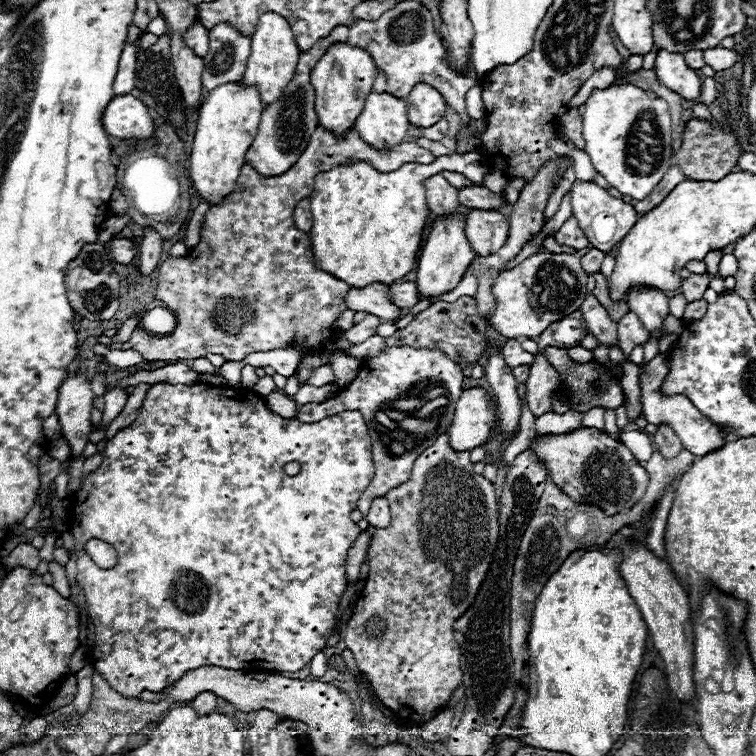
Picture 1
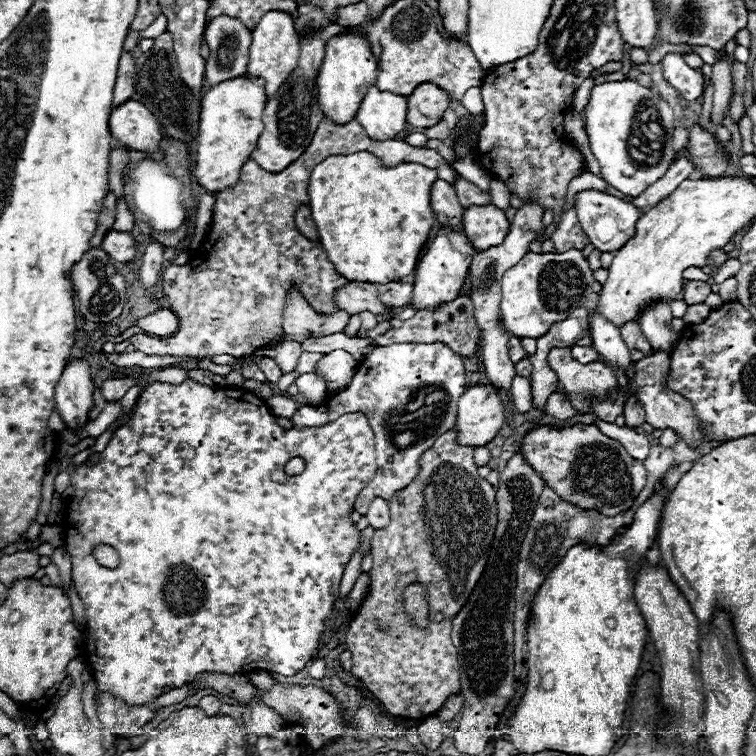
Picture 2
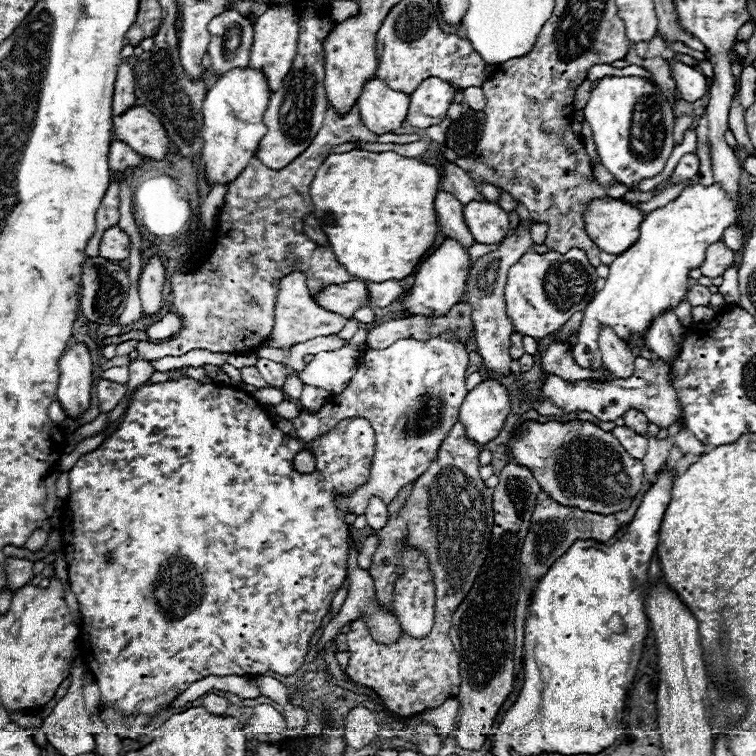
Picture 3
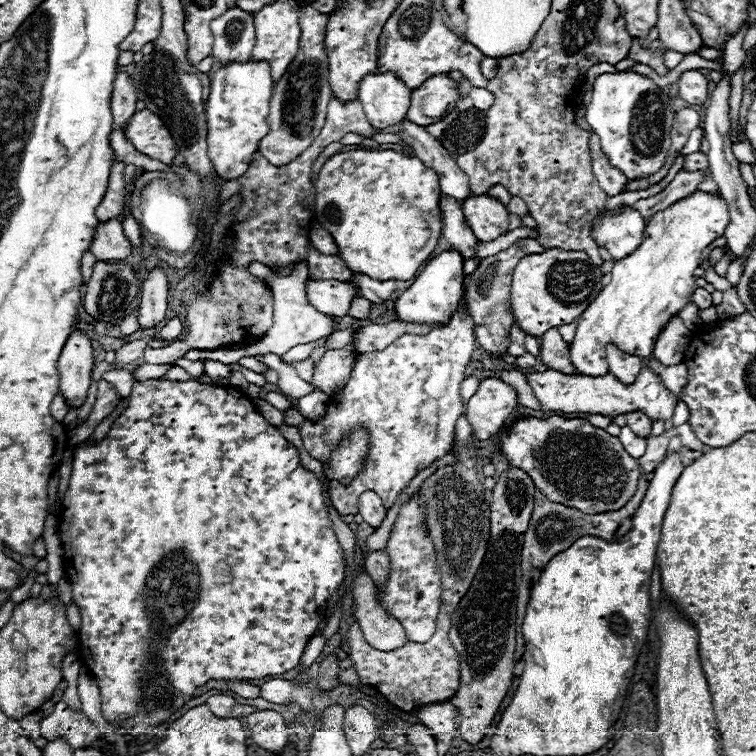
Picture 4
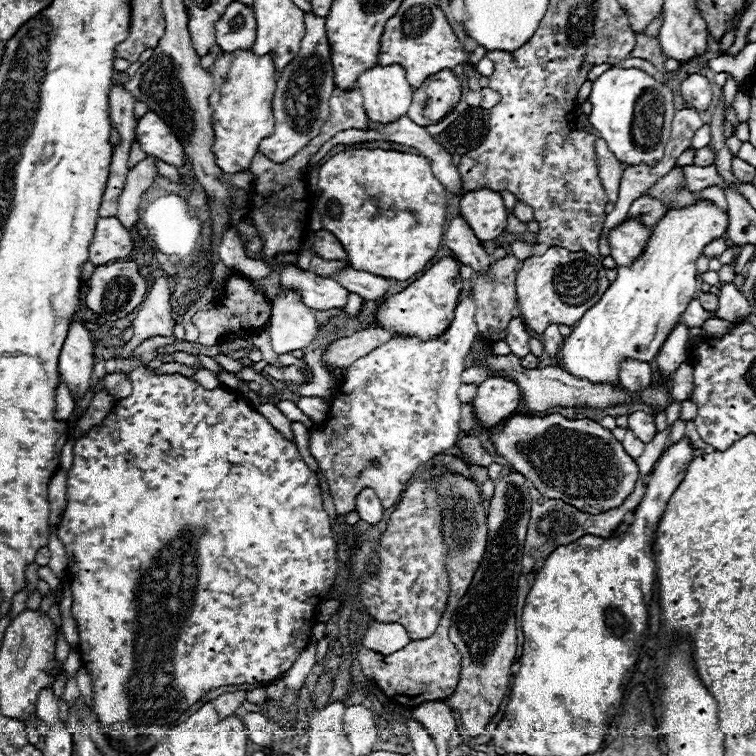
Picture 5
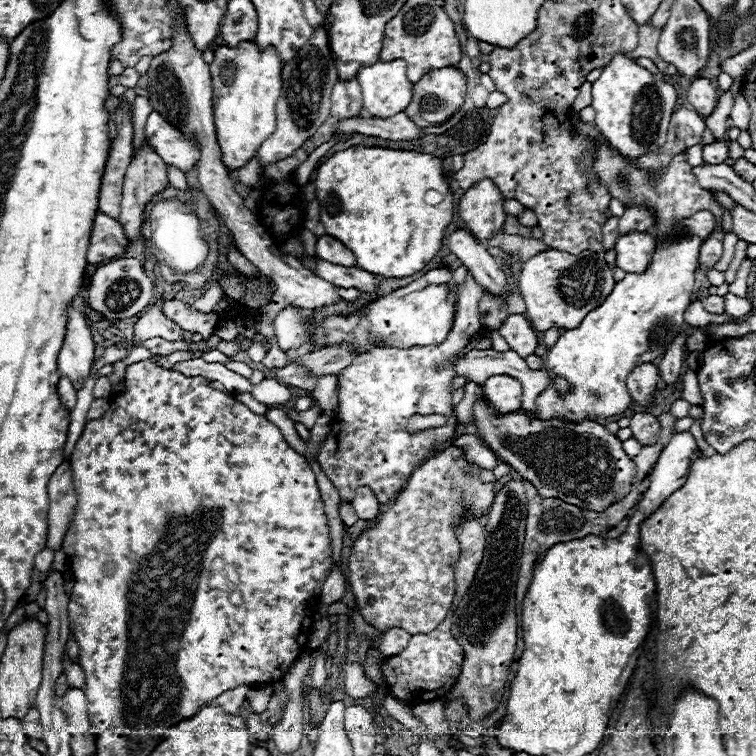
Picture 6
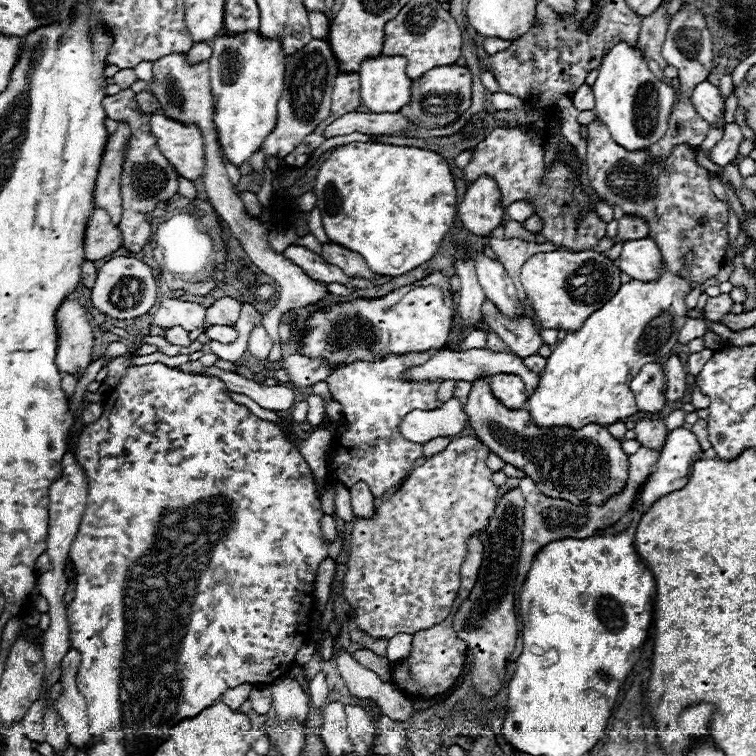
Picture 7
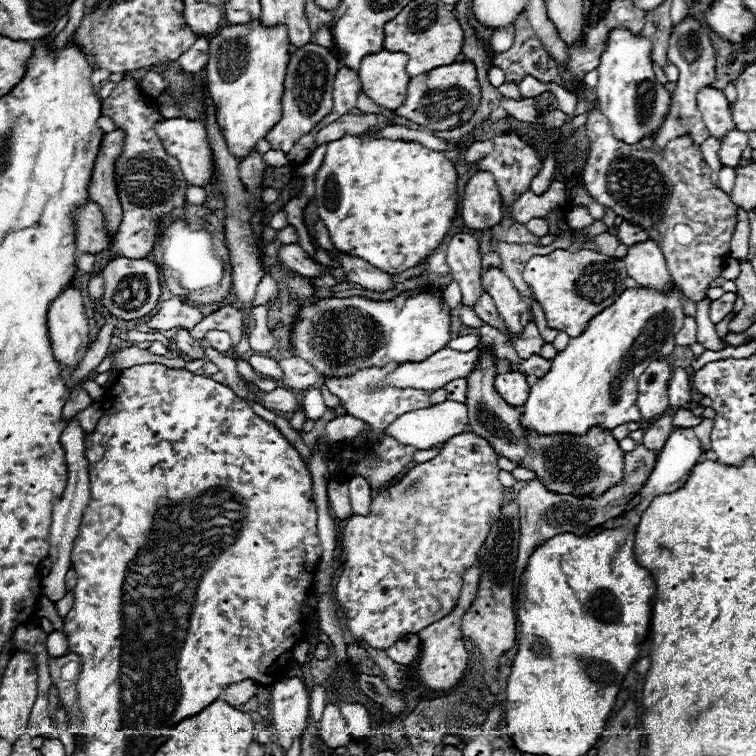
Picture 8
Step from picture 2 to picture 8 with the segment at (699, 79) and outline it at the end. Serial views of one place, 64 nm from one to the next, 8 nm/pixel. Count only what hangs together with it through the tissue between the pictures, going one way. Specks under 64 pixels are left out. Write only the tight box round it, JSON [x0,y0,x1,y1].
[696,88,736,140]

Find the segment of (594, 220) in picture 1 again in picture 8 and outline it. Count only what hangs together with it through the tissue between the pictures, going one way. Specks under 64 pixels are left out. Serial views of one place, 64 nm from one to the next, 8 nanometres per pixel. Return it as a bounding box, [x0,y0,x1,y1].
[622,240,674,290]

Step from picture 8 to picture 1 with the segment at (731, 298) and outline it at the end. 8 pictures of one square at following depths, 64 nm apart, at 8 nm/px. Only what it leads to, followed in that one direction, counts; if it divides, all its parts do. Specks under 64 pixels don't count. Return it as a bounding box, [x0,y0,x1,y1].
[682,274,710,302]

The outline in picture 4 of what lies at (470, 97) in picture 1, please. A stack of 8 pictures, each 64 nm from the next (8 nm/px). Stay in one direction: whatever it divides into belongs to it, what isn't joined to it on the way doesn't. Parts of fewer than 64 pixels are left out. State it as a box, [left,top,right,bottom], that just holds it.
[468,88,494,110]

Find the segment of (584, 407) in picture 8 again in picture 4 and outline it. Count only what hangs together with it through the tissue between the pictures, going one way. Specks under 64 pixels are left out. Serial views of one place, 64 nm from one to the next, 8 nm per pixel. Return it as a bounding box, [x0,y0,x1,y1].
[568,192,730,376]

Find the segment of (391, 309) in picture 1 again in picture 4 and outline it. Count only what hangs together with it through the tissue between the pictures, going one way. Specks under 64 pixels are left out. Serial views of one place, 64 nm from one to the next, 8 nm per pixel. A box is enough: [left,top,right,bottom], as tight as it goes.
[306,280,356,316]

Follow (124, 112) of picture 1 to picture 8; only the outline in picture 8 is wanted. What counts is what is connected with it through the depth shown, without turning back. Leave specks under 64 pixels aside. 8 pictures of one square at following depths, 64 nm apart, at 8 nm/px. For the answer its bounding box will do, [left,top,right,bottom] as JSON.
[156,118,212,188]

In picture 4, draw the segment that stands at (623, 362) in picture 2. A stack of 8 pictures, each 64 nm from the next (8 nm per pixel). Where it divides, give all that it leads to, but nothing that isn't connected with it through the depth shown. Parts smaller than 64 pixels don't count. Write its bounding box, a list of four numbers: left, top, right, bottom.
[606,346,642,384]

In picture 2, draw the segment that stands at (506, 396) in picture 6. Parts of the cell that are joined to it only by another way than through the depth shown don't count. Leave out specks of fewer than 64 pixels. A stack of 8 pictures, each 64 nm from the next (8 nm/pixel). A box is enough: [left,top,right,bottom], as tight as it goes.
[458,384,506,446]

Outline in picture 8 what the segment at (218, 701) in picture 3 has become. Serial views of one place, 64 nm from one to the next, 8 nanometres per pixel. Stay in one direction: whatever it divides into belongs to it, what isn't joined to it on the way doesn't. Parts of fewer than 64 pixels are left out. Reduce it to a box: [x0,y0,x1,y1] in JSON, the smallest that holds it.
[222,680,258,706]

